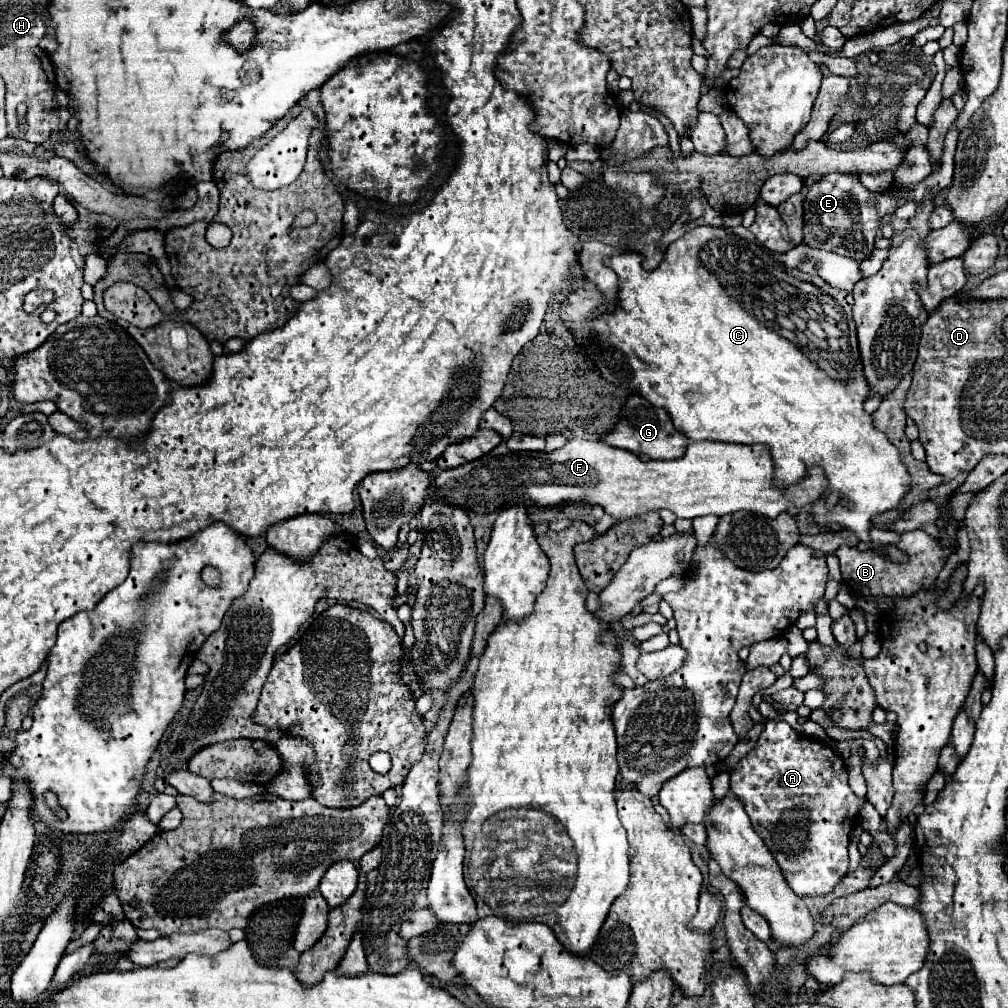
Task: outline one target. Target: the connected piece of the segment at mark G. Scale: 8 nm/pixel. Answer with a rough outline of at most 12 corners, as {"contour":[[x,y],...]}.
{"contour":[[641,395],[601,441],[649,459],[677,459],[689,439]]}

